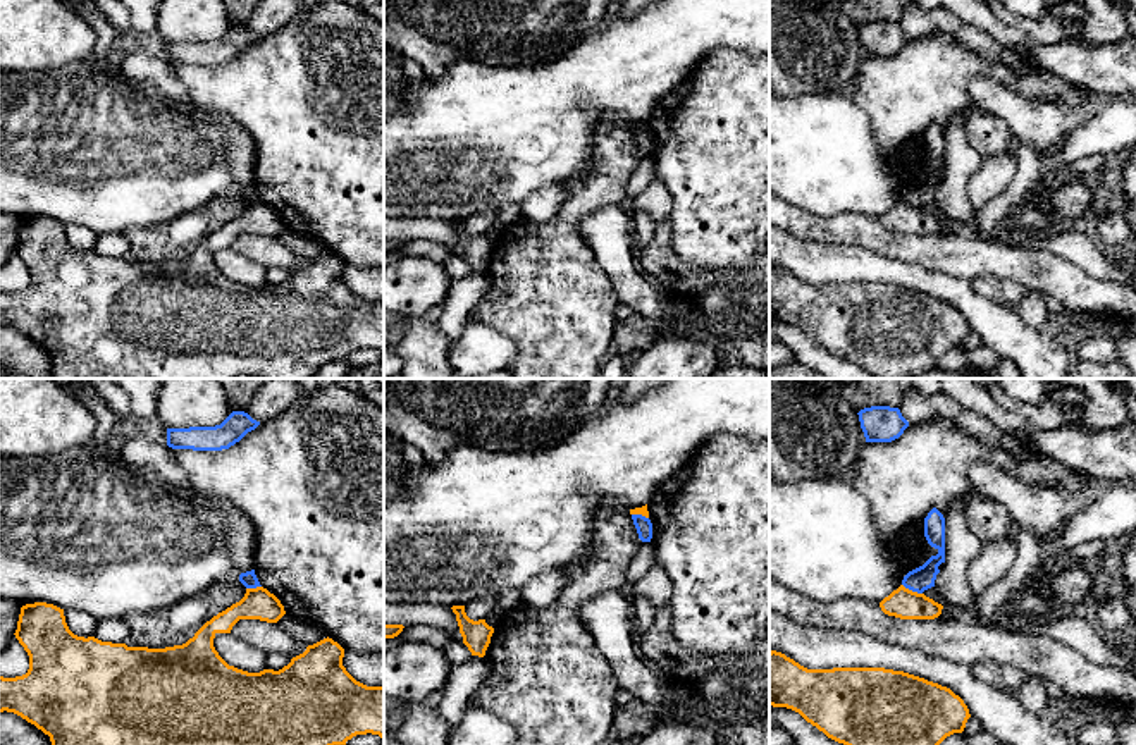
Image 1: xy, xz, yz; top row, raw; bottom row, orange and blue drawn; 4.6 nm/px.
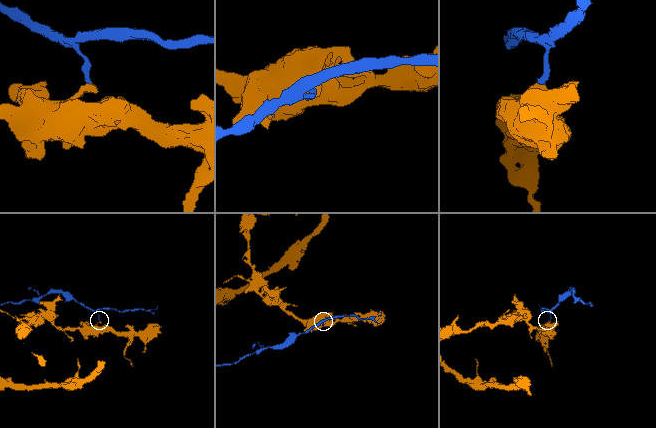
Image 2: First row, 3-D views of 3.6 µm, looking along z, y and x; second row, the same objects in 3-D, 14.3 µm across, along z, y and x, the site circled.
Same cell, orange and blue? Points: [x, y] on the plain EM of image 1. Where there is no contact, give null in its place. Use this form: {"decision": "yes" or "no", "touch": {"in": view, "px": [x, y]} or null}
{"decision": "no", "touch": {"in": "yz", "px": [911, 205]}}

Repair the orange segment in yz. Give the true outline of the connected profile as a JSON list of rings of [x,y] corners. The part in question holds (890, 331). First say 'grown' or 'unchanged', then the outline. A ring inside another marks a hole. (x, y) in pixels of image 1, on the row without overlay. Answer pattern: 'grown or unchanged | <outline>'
unchanged | [[[769,267],[769,320],[799,327],[828,353],[843,358],[873,379],[911,379],[936,368],[938,360],[954,348],[962,348],[971,332],[964,315],[950,303],[924,292],[885,282],[807,284],[781,267]]]

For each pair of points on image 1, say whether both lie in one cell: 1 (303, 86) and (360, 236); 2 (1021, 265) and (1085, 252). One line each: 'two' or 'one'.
1: one
2: two

